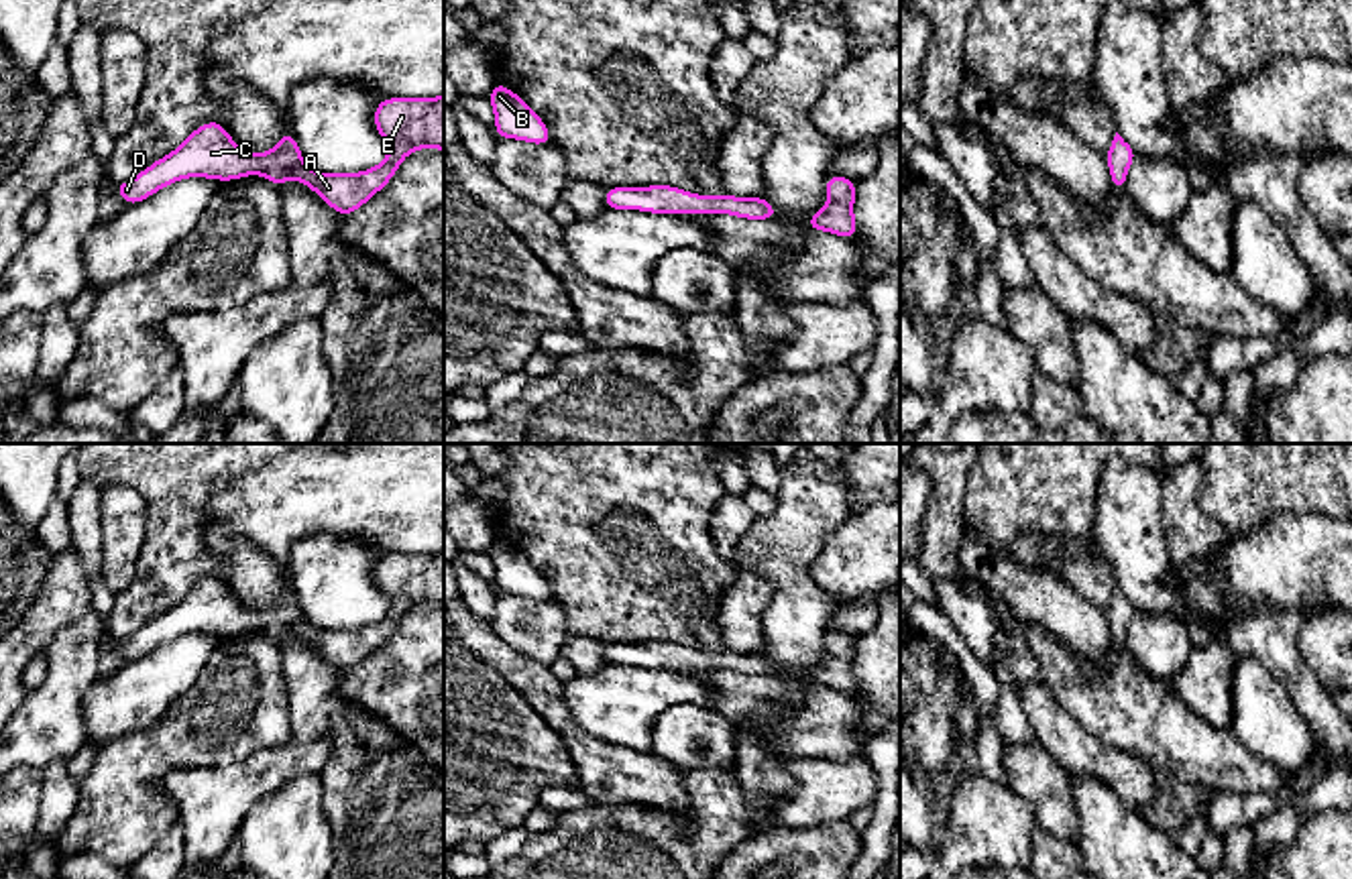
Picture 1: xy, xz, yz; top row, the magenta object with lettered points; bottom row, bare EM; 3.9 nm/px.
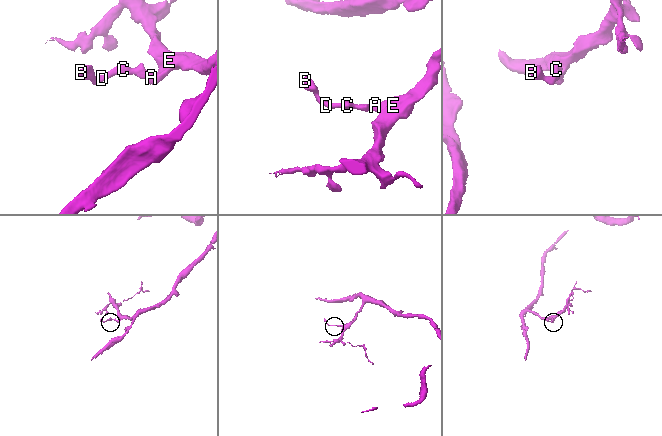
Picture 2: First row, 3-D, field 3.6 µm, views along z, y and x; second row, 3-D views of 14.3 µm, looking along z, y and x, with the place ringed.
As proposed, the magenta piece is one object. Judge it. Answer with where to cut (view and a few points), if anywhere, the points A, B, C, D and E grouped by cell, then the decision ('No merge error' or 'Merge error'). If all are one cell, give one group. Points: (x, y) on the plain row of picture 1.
No split. Groups: A B C D E. No merge error

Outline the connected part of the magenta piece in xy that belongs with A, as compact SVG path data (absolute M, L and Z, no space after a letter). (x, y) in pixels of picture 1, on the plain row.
M444 549L432 555L387 553L375 564L375 584L389 598L387 614L379 623L362 629L326 631L305 621L291 586L285 586L275 604L255 610L244 608L226 584L212 576L134 635L114 639L114 645L128 661L134 661L185 633L232 637L259 629L277 645L287 633L293 633L346 673L391 637L411 606L444 606Z

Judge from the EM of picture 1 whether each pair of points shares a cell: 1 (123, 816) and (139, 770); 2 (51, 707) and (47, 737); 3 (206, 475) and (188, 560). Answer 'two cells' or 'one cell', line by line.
1: one cell
2: one cell
3: one cell

